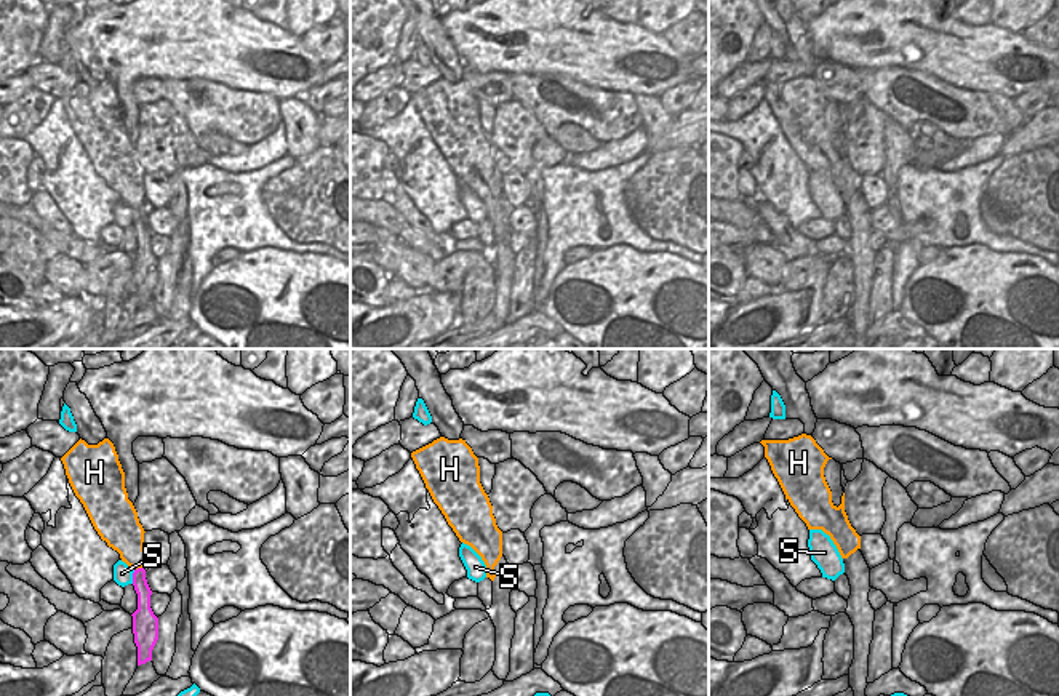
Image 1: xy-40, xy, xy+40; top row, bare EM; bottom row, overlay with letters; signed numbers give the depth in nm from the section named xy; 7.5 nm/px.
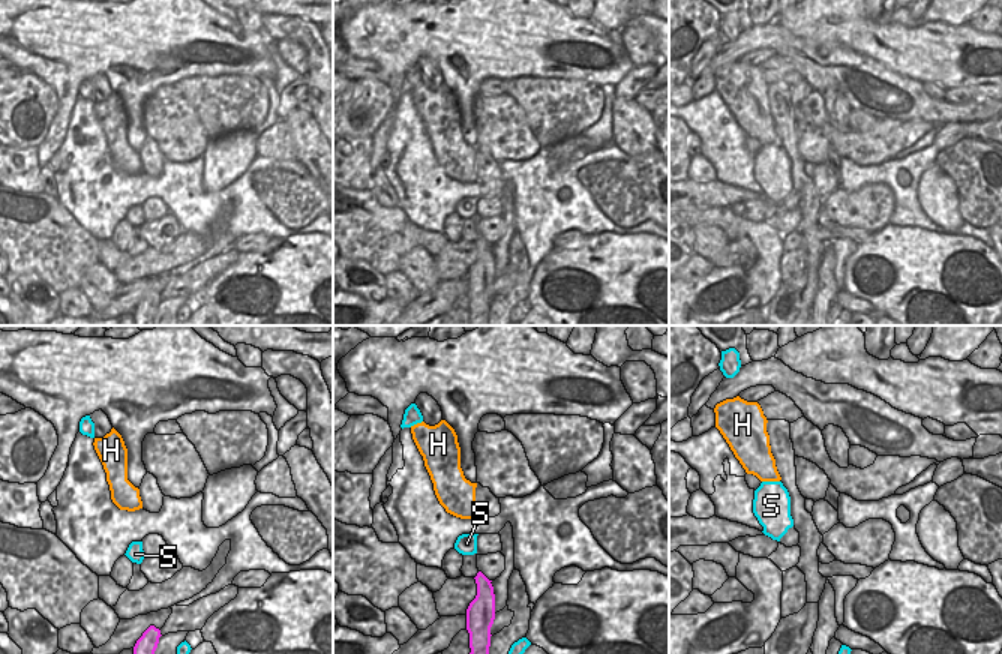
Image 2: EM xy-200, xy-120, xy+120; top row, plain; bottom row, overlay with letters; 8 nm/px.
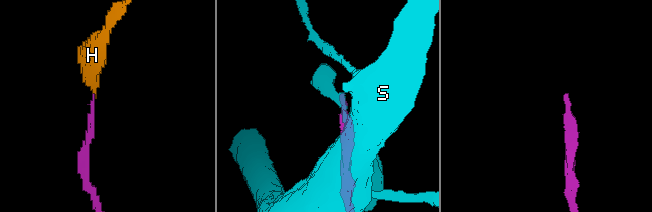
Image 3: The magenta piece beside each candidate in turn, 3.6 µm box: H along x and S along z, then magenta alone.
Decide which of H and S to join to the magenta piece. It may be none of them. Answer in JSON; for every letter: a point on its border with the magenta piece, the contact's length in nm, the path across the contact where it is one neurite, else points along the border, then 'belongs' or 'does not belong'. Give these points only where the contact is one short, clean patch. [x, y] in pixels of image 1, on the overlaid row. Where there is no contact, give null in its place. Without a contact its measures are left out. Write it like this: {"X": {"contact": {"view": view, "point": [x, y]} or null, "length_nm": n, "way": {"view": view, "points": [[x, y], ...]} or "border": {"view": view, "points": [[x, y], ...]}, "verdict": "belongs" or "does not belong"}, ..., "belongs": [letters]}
{"H": {"contact": {"view": "xy-40", "point": [138, 568]}, "length_nm": 80, "way": {"view": "xy-40", "points": [[139, 581], [138, 568], [127, 538]]}, "verdict": "belongs"}, "S": {"contact": {"view": "xy-40", "point": [133, 576]}, "length_nm": 110, "border": {"view": "xy-40", "points": [[135, 570], [131, 583]]}, "verdict": "does not belong"}, "belongs": ["H"]}

